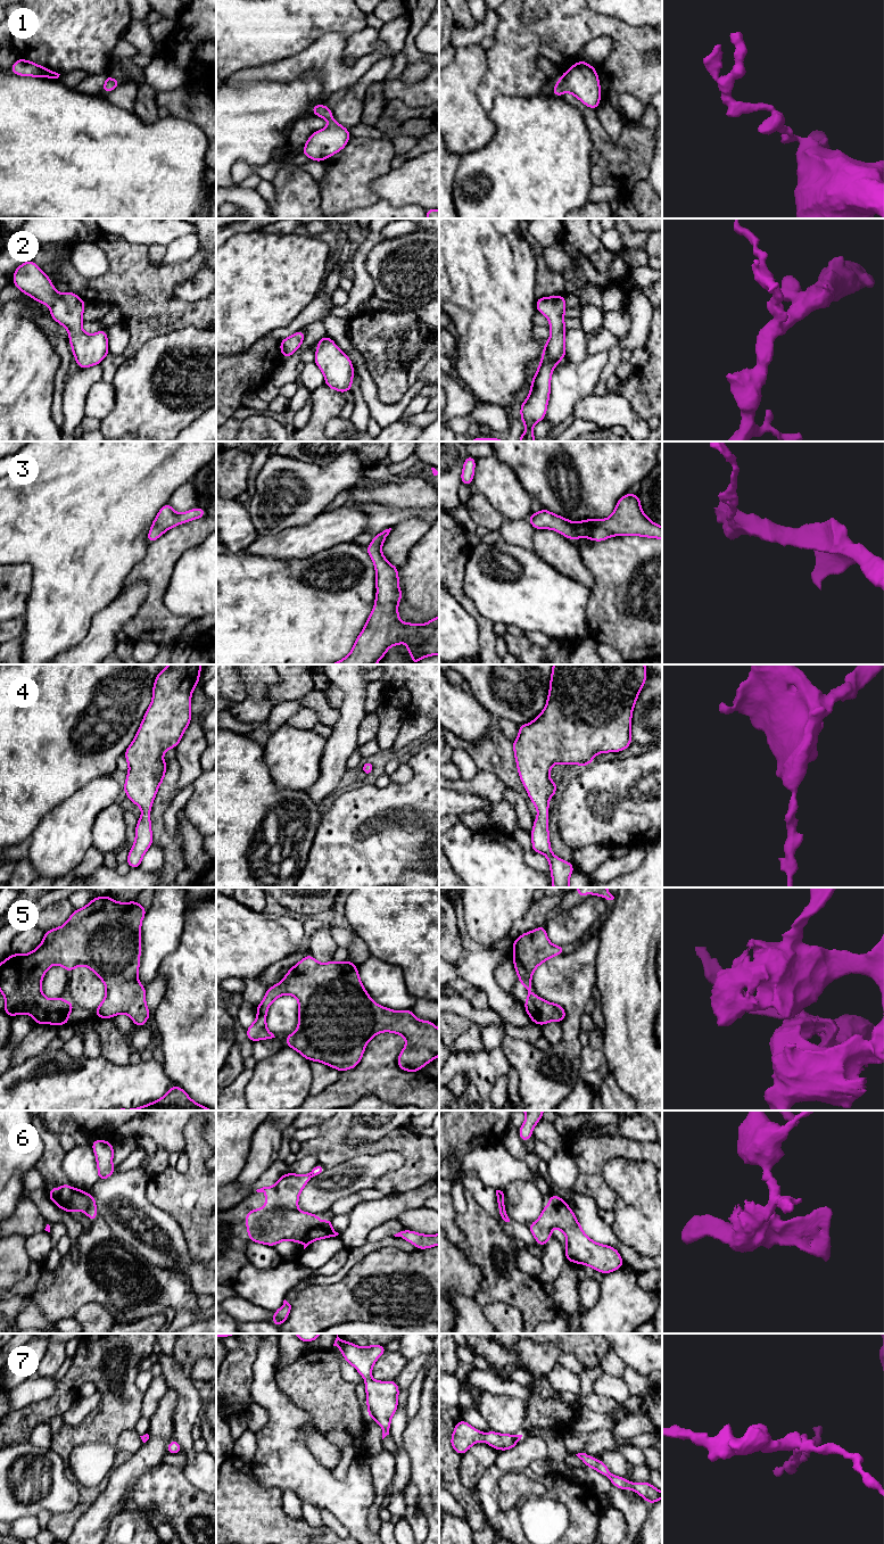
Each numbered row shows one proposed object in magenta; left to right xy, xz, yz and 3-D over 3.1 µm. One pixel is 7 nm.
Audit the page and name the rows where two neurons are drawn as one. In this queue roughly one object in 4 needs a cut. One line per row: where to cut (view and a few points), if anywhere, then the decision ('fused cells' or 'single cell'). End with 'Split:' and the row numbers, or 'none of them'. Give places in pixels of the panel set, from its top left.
1: cut none; single cell
2: cut none; single cell
3: cut none; single cell
4: cut none; single cell
5: cut none; single cell
6: cut xy (87, 1194), (88, 1212); fused cells
7: cut none; single cell
Split: 6

